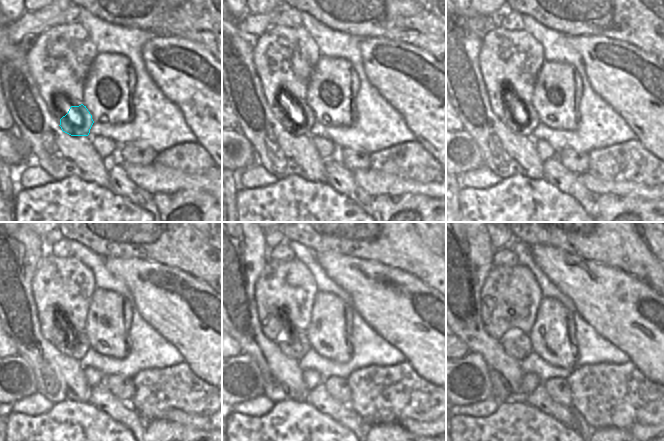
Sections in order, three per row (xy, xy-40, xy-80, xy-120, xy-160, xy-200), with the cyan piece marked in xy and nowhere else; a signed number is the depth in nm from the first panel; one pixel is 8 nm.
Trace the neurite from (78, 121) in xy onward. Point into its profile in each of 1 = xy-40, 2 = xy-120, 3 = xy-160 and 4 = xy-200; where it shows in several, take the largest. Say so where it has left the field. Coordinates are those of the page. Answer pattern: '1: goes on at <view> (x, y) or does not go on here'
1: goes on at xy-40 (299, 123)
2: goes on at xy-120 (75, 345)
3: goes on at xy-160 (297, 345)
4: goes on at xy-200 (518, 346)

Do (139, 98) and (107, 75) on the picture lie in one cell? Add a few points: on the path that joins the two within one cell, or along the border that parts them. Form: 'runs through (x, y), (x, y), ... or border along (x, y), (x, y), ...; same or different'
border along (130, 97), (133, 109), (133, 119), (131, 121); different

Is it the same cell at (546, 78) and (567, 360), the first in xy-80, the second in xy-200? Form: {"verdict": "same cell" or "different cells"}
{"verdict": "same cell"}

